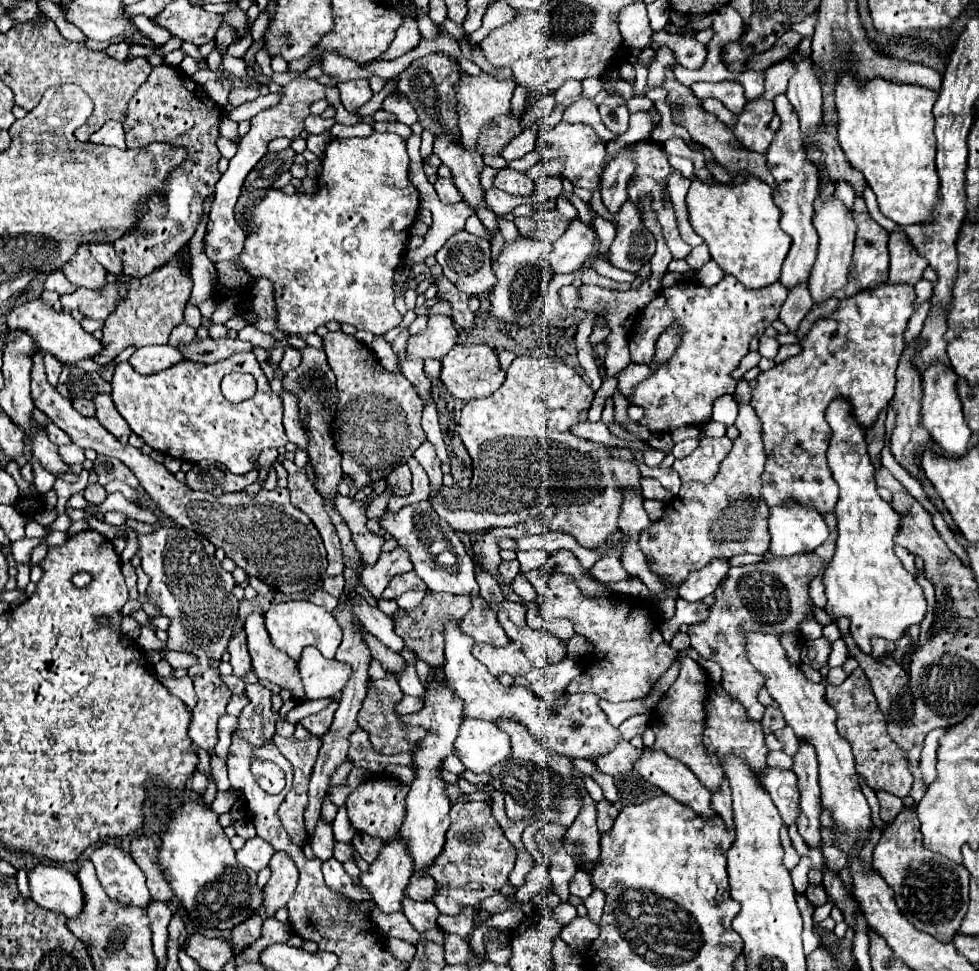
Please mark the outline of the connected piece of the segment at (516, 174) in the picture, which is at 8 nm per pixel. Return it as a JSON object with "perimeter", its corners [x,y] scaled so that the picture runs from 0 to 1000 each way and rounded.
{"perimeter":[[[514,173],[506,181],[506,192],[518,200],[528,200],[528,202],[540,202],[544,198],[544,185],[530,175],[524,173]]]}

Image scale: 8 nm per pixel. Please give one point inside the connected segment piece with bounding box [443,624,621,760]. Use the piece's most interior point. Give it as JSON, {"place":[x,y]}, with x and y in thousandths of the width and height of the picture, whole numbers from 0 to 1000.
{"place":[584,747]}

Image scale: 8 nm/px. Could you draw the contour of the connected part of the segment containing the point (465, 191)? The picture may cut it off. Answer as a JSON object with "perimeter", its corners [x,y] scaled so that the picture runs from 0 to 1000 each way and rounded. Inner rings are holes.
{"perimeter":[[[450,138],[448,142],[444,142],[442,157],[450,163],[455,171],[461,173],[465,192],[471,198],[473,208],[485,216],[485,220],[497,235],[497,241],[504,245],[510,237],[510,225],[506,222],[506,218],[499,218],[499,214],[495,214],[495,196],[489,185],[495,173],[491,159],[479,157],[473,150],[463,148],[459,138]]]}

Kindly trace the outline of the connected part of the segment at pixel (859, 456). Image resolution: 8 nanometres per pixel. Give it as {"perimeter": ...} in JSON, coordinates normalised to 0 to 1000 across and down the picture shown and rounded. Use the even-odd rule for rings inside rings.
{"perimeter":[[[861,410],[851,412],[843,424],[843,433],[849,439],[845,476],[857,498],[857,515],[853,521],[857,554],[853,573],[841,591],[845,614],[843,628],[853,639],[865,634],[869,639],[869,655],[873,663],[884,674],[890,674],[890,657],[896,655],[916,661],[933,643],[941,643],[947,630],[947,620],[943,606],[912,568],[912,552],[918,544],[918,531],[894,505],[894,482],[886,468],[884,445],[869,428],[869,418]]]}

